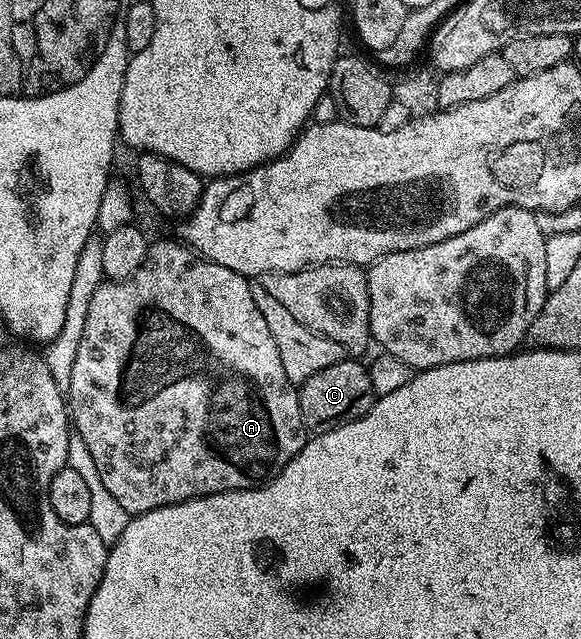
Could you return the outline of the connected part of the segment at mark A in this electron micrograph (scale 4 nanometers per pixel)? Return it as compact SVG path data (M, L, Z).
M181 240L158 241L149 246L146 250L146 258L142 266L134 272L131 277L125 277L123 281L103 280L100 287L96 287L96 295L92 295L92 303L88 303L88 319L84 319L84 335L80 335L80 348L76 350L76 363L72 363L72 379L68 390L68 412L72 422L73 432L80 439L84 439L88 452L92 454L92 459L96 459L96 471L100 471L100 483L104 483L104 488L116 498L116 503L124 507L131 515L147 513L160 507L175 505L181 501L190 501L194 497L207 497L213 493L227 493L237 489L252 489L255 485L261 485L270 480L275 473L285 467L290 460L306 446L308 440L308 430L300 415L300 403L298 402L298 389L284 375L284 363L280 363L280 351L276 347L276 339L272 339L272 331L268 331L268 323L264 323L264 315L260 307L256 307L256 299L252 299L250 281L242 273L232 271L228 267L220 267L220 263L212 263L207 257L202 257L195 253L189 245Z

